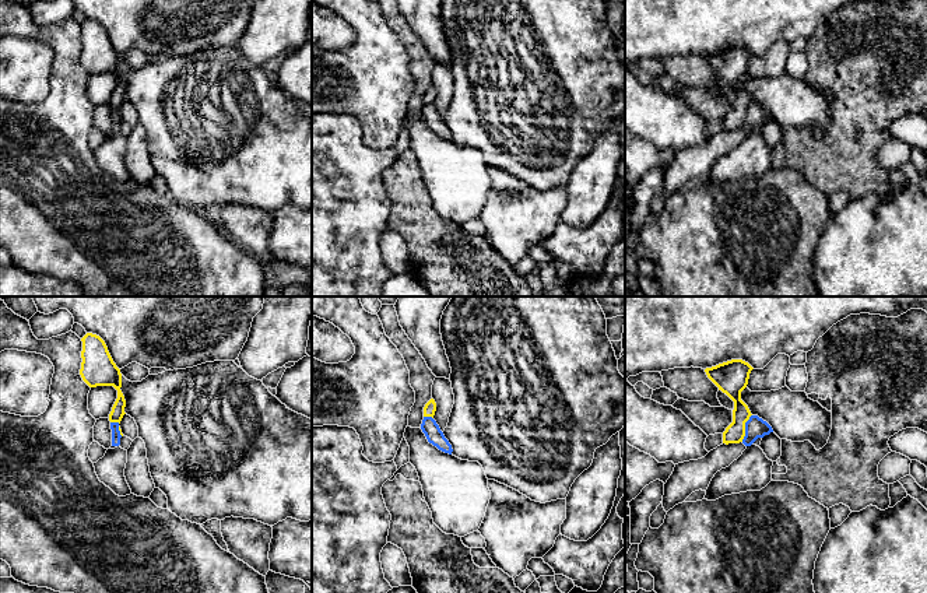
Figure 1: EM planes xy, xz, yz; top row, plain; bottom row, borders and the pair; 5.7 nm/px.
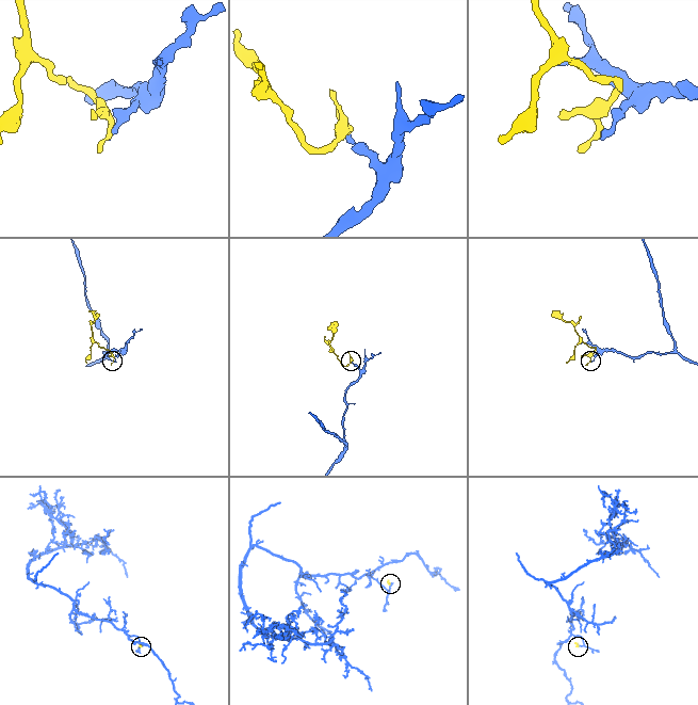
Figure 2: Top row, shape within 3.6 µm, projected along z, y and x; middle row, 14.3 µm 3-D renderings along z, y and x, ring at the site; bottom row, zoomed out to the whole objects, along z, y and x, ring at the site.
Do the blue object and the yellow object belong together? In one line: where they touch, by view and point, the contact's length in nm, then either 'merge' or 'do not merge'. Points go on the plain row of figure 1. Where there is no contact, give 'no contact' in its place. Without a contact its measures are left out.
yz (745, 115) | 170 nm | do not merge

